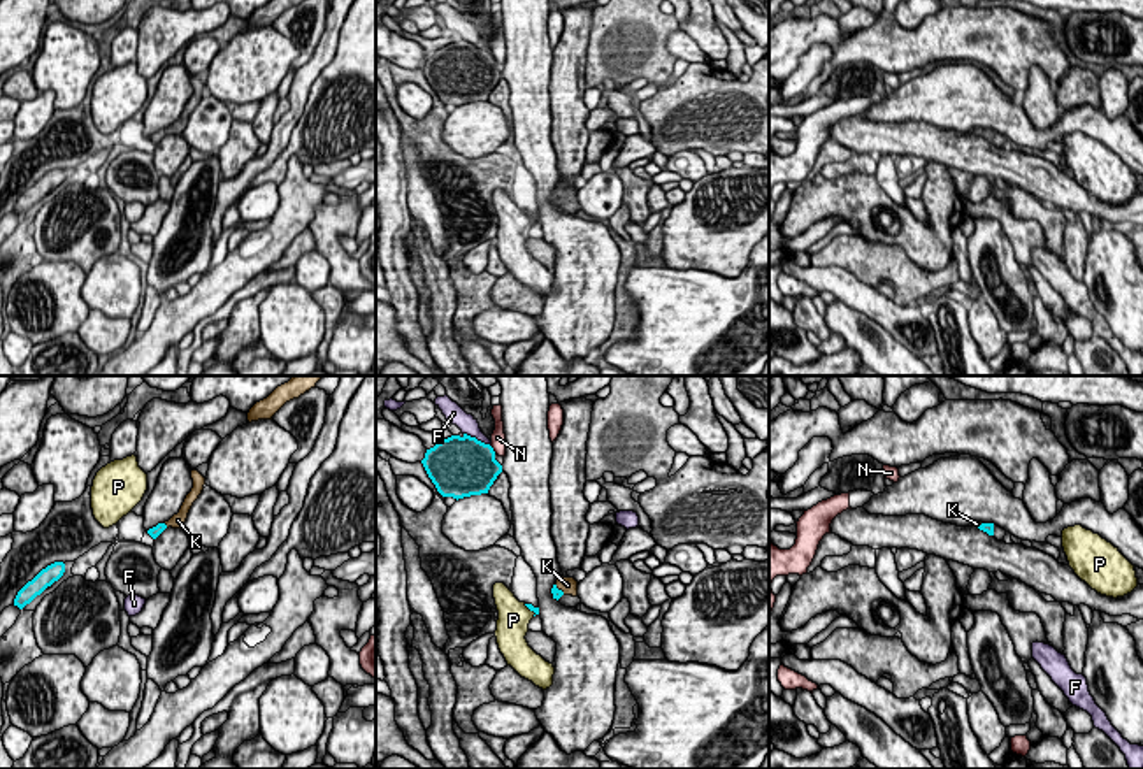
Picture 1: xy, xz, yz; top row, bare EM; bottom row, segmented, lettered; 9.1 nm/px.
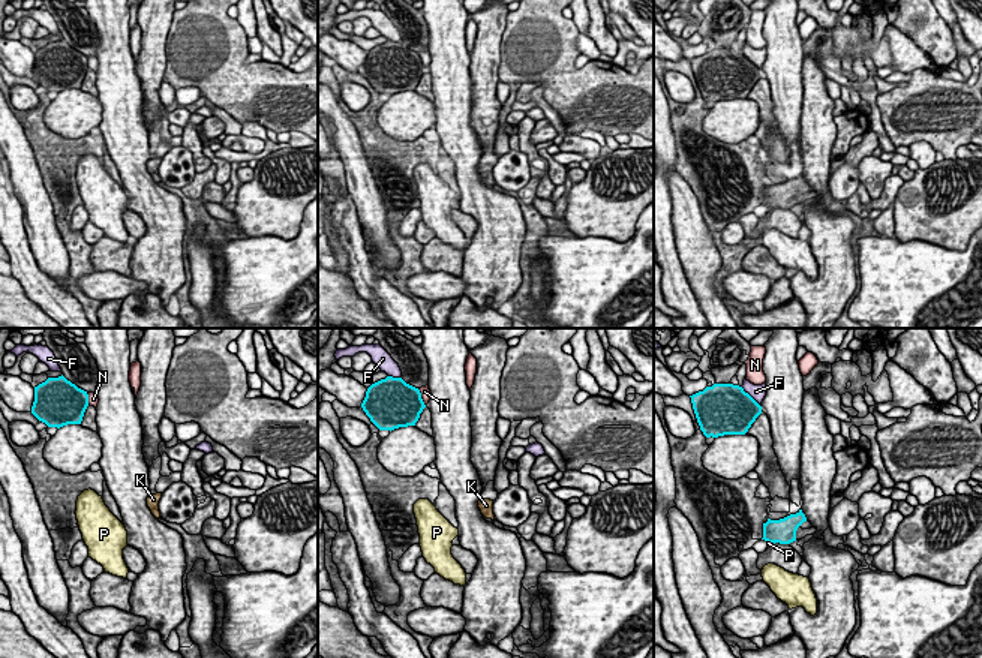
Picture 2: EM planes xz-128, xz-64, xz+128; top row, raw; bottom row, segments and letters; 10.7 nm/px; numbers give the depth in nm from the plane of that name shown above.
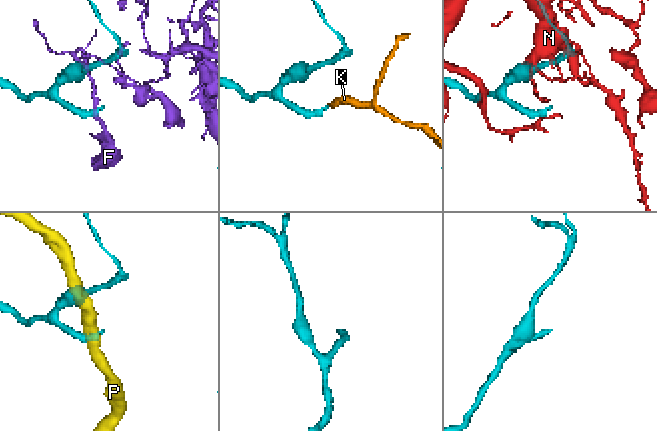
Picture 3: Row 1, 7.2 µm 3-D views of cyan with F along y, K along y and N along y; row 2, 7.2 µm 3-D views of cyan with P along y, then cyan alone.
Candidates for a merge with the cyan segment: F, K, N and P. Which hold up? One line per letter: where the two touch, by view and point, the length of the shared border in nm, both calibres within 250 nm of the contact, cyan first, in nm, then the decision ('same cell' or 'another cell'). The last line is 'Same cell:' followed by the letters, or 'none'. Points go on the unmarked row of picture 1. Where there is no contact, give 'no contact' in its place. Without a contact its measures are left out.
F: meets cyan in xz at (476, 46); contact 280 nm long; 500 nm thick on the cyan side, 160 nm on the other; another cell
K: meets cyan in xz at (557, 195); contact 140 nm long; 90 nm thick on the cyan side, 160 nm on the other; same cell
N: meets cyan in xz at (492, 57); contact 80 nm long; 480 nm thick on the cyan side, 130 nm on the other; another cell
P: meets cyan in xz at (531, 216); contact 150 nm long; 60 nm thick on the cyan side, 280 nm on the other; another cell
Same cell: K

